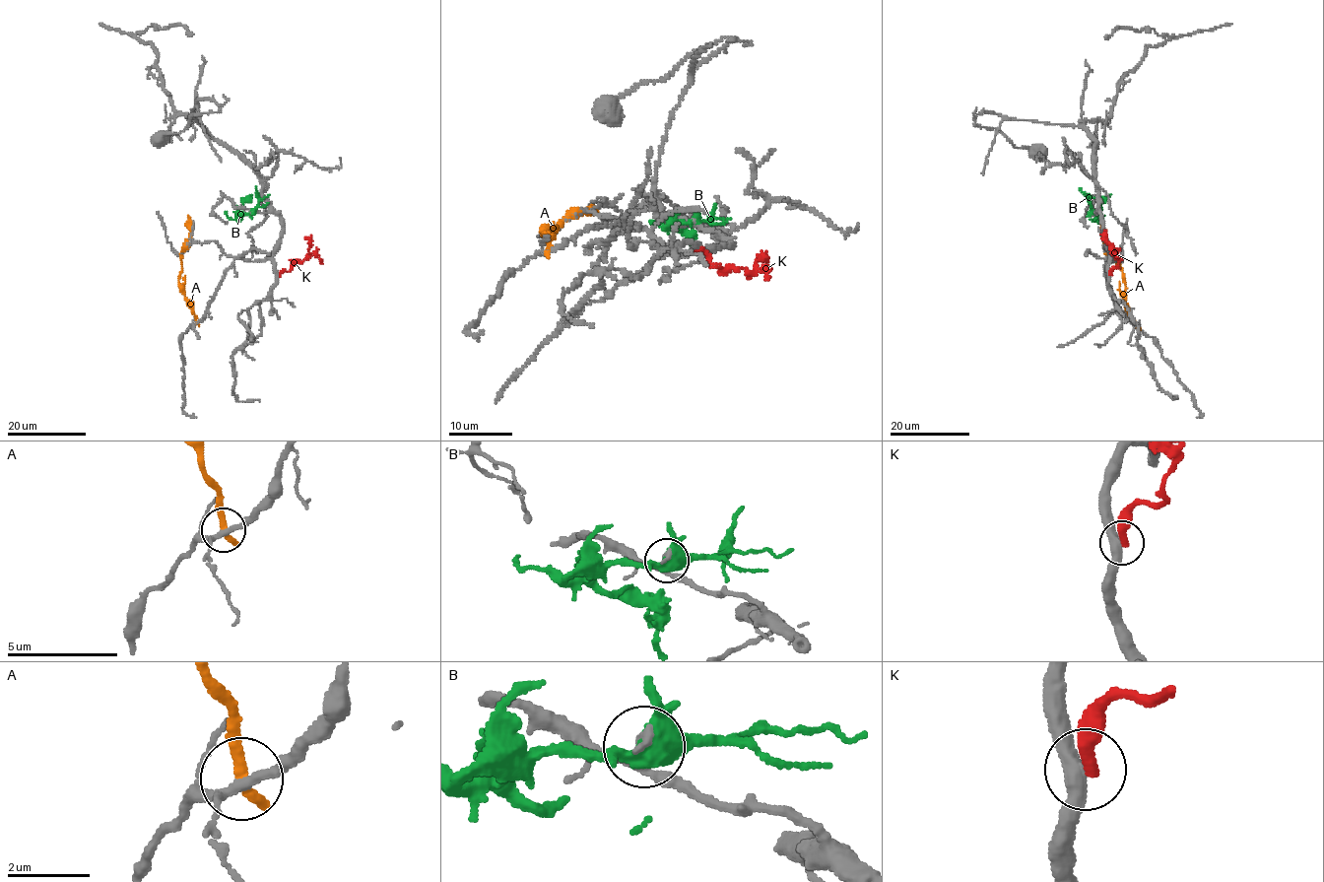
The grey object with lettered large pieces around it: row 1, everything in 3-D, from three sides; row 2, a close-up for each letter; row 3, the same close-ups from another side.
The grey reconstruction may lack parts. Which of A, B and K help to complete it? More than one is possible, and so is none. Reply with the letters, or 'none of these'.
none of these

